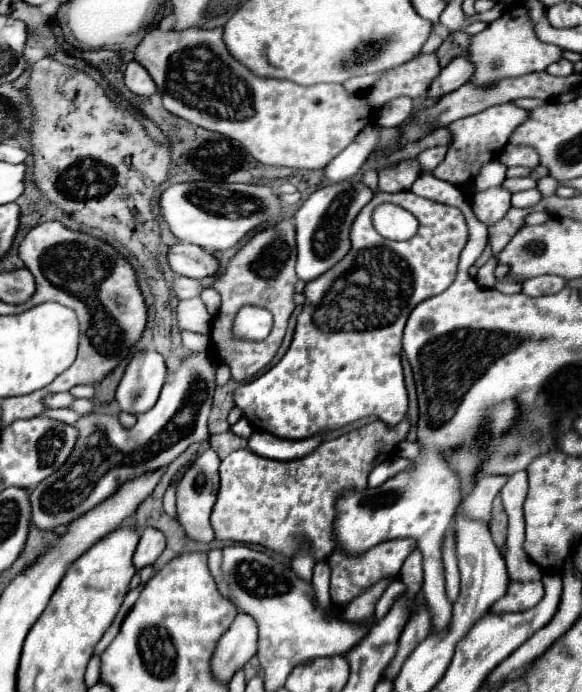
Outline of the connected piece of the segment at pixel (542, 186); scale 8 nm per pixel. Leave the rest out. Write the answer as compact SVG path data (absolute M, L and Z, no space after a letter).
M546 175L537 181L536 188L543 197L548 197L555 194L557 186L557 181L554 178L551 178L551 176Z

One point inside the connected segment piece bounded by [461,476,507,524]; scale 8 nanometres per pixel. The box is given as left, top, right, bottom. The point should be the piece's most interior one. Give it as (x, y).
(477, 506)

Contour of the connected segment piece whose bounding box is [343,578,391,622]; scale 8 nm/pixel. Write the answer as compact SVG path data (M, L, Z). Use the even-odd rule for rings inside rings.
M389 578L389 580L381 580L381 582L377 582L375 586L363 590L353 602L347 604L347 612L345 612L345 608L343 608L343 618L345 618L347 622L369 620L371 614L373 614L373 610L375 610L377 598L381 598L381 594L383 594L383 590L385 590L385 586L387 586L389 582L391 582L391 578Z

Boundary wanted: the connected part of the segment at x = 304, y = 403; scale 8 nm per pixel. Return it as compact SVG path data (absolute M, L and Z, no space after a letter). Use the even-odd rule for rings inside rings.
M379 192L353 222L351 244L351 252L337 266L333 266L333 270L313 282L307 282L303 292L303 312L297 318L295 336L287 354L271 370L235 390L235 404L243 410L243 416L253 424L253 428L265 430L279 438L301 440L333 432L365 416L377 416L389 428L397 426L405 418L407 390L399 358L403 328L413 306L433 294L441 294L455 280L459 254L467 244L467 224L461 210L453 206L425 200L413 192ZM385 202L409 210L419 220L419 232L411 240L387 240L373 228L371 214Z

